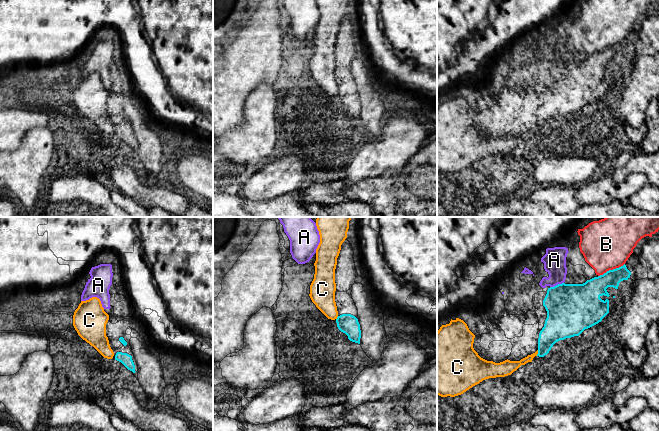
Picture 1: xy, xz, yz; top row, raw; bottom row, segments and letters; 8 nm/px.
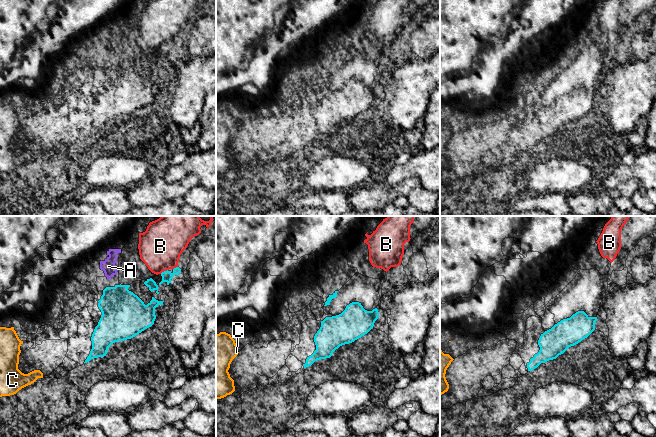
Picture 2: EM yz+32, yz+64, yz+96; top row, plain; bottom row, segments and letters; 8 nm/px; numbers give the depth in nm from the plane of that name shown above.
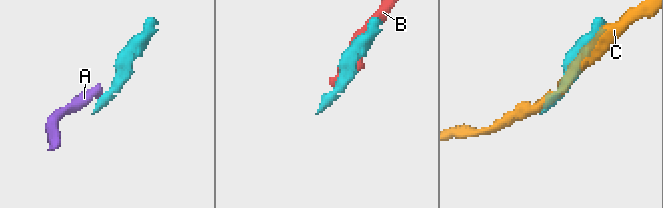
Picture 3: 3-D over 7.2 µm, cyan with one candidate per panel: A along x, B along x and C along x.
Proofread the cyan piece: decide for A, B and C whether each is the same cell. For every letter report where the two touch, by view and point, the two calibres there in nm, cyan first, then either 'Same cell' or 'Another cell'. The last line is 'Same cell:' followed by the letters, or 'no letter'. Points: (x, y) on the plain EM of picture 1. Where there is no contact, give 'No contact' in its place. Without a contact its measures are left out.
A: Touches cyan at yz (556, 61). Thickness 400 nm (cyan) against 180 nm. Another cell
B: Touches cyan at yz (611, 46). Thickness 180 nm (cyan) against 380 nm. Another cell
C: Touches cyan at yz (538, 129). Thickness 200 nm (cyan) against 100 nm. Another cell
Same cell: no letter

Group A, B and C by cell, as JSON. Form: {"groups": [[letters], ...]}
{"groups": [["A", "B"], ["C"]]}

